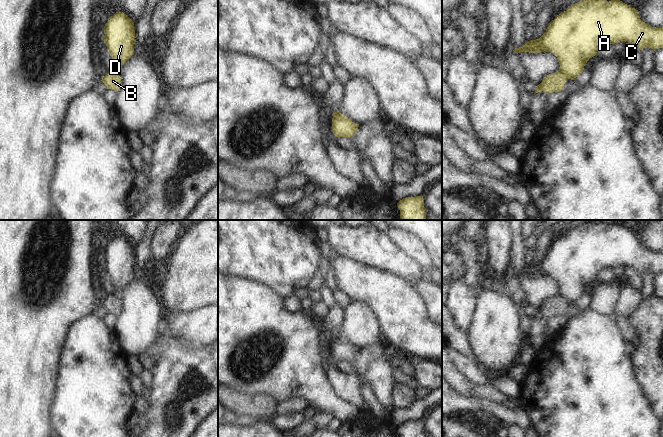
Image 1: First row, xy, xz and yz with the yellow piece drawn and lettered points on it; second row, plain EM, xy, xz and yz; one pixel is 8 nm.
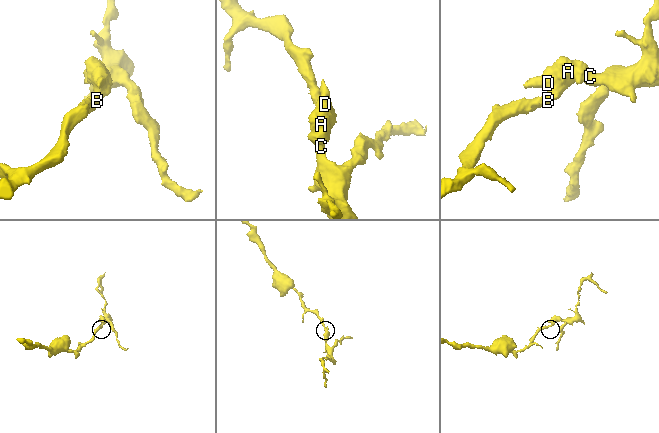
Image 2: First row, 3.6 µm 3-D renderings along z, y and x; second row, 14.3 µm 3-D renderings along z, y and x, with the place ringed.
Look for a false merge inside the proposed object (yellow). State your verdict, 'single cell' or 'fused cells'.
fused cells

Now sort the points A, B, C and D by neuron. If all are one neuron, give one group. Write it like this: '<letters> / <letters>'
A C D / B

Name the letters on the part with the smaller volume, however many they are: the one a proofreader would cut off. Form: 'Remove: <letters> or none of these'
Remove: A, C, D.

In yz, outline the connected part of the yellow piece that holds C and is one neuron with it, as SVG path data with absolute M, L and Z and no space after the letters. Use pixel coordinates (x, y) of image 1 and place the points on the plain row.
M588 220L568 230L566 235L557 239L539 263L525 266L513 275L517 278L551 276L558 283L560 289L558 295L573 304L583 296L587 285L597 279L600 270L618 266L632 267L640 274L649 271L655 275L663 272L663 252L654 252L643 246L638 239L638 234L620 224L608 226Z

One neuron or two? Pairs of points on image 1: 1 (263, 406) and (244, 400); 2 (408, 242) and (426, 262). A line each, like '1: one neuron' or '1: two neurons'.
1: one neuron
2: one neuron

